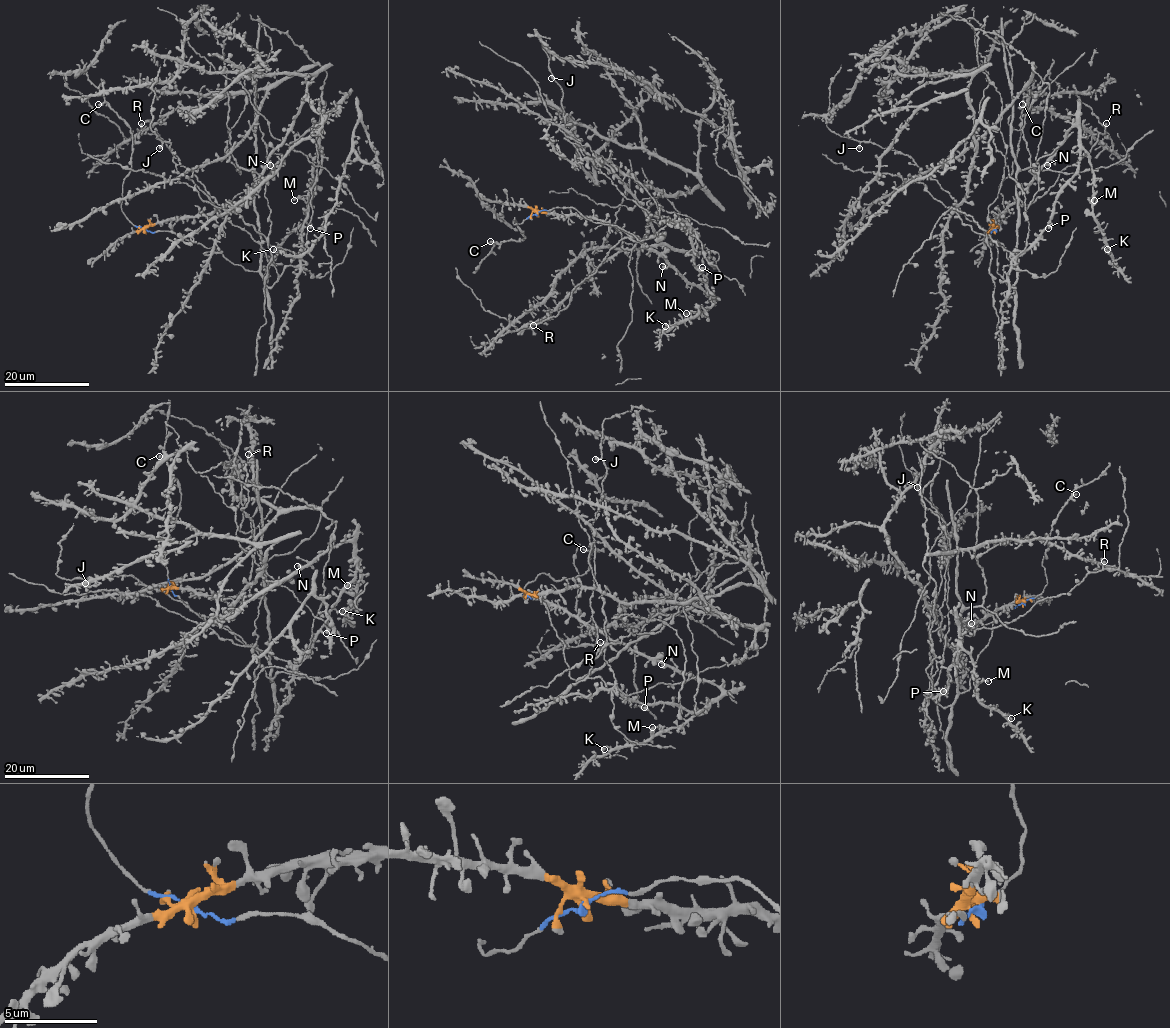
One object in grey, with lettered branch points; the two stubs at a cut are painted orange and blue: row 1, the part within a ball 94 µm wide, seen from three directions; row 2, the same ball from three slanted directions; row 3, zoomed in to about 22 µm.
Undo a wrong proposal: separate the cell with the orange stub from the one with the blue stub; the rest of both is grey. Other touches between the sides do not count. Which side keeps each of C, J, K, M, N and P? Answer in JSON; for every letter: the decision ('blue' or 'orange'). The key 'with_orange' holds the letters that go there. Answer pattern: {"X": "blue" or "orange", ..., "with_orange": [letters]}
{"C": "blue", "J": "blue", "K": "orange", "M": "orange", "N": "orange", "P": "orange", "with_orange": ["K", "M", "N", "P"]}

